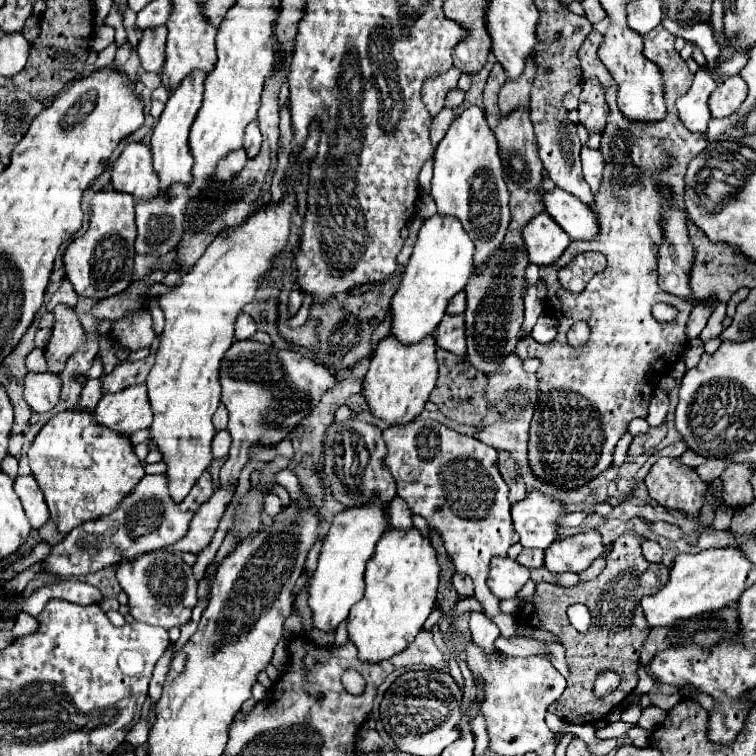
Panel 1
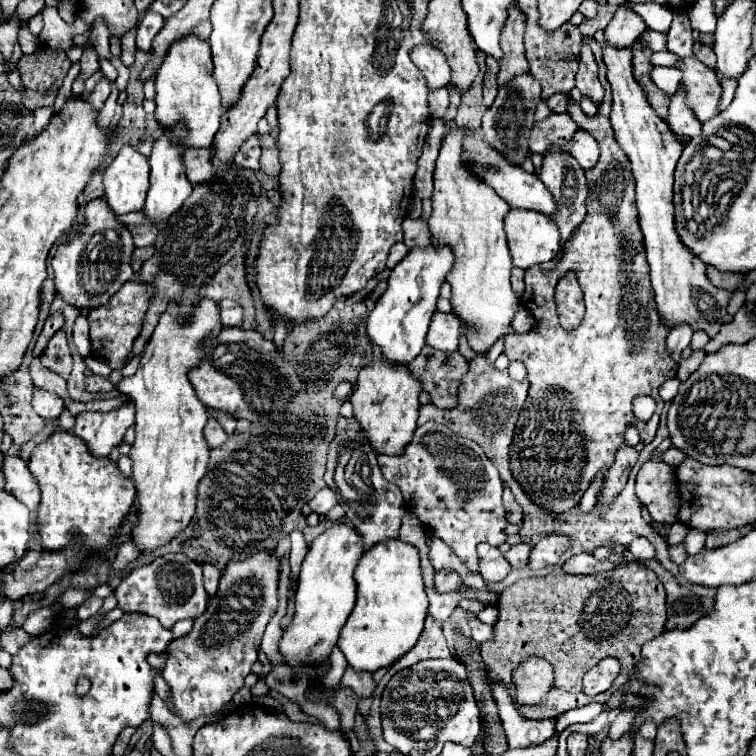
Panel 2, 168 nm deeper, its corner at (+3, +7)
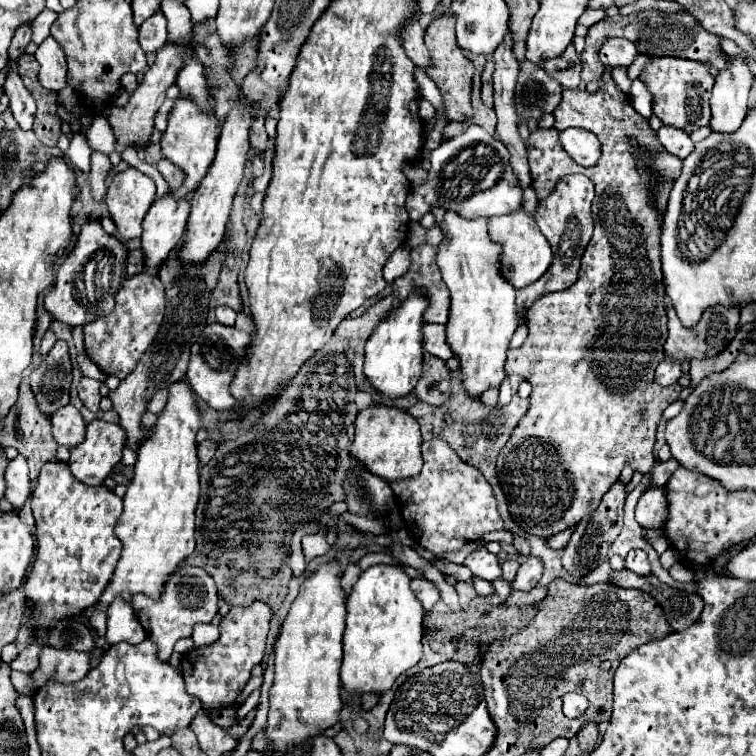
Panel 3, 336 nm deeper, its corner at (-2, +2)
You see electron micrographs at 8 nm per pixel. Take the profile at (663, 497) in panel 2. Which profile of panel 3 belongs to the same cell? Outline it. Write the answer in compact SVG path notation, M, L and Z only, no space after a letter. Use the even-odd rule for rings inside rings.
M648 486L636 506L636 520L644 528L662 528L666 522L666 488Z

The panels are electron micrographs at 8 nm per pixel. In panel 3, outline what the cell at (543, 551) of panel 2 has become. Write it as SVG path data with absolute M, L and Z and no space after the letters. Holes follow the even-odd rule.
M528 556L520 566L516 580L512 582L512 588L514 590L532 590L538 584L538 580L542 578L542 572L544 572L544 562L536 556Z

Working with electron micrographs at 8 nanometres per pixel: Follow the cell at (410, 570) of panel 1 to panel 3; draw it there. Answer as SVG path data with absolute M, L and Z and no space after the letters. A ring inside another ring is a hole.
M376 564L362 572L348 596L348 618L344 632L344 660L340 668L342 686L348 692L382 694L394 680L422 658L424 608L410 590L412 578L400 564Z

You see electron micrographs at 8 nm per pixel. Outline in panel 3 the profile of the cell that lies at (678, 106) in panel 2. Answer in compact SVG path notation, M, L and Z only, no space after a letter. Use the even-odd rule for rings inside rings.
M662 126L658 130L658 140L666 152L670 152L682 160L694 152L694 142L692 142L690 134L686 134L684 130L678 130L674 126Z

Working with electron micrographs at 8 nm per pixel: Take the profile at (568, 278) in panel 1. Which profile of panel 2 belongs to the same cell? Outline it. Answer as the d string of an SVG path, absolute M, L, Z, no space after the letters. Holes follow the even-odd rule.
M563 277L559 281L555 289L555 303L557 303L561 327L567 331L579 327L585 313L585 303L583 303L583 293L575 277Z

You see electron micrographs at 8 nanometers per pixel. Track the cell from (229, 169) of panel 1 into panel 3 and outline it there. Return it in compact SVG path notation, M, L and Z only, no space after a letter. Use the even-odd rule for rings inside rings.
M162 158L158 162L158 170L164 176L164 180L168 182L168 186L172 190L176 190L178 186L182 186L182 170L178 170L178 166L174 166L168 158Z

